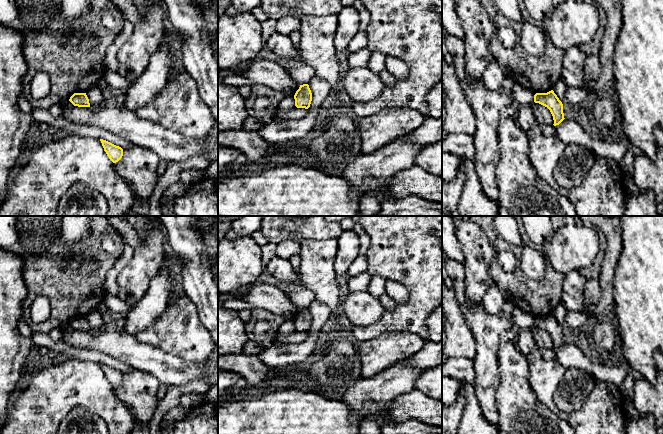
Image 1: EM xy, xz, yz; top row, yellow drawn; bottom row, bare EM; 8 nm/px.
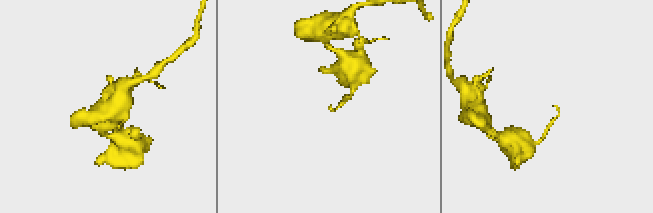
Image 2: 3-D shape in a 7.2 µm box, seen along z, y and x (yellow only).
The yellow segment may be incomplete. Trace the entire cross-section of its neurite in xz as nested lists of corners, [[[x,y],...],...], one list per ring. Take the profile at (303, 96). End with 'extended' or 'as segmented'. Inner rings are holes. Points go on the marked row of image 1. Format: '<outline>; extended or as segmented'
[[[308,84],[300,85],[294,95],[295,106],[297,108],[308,109],[312,101],[312,93]]]; as segmented

